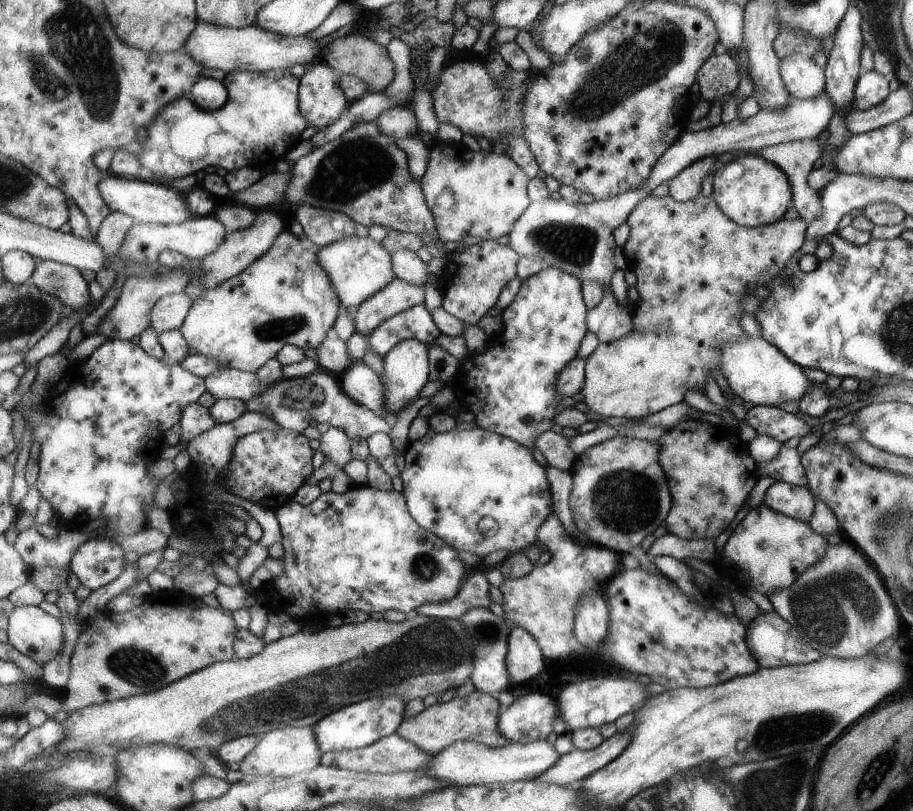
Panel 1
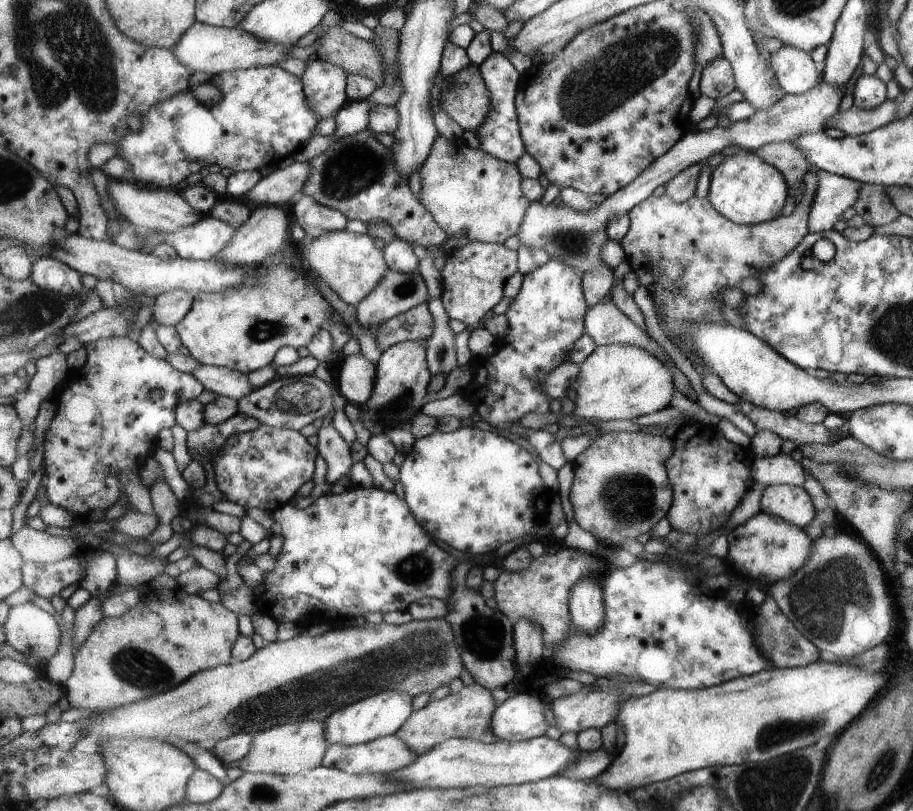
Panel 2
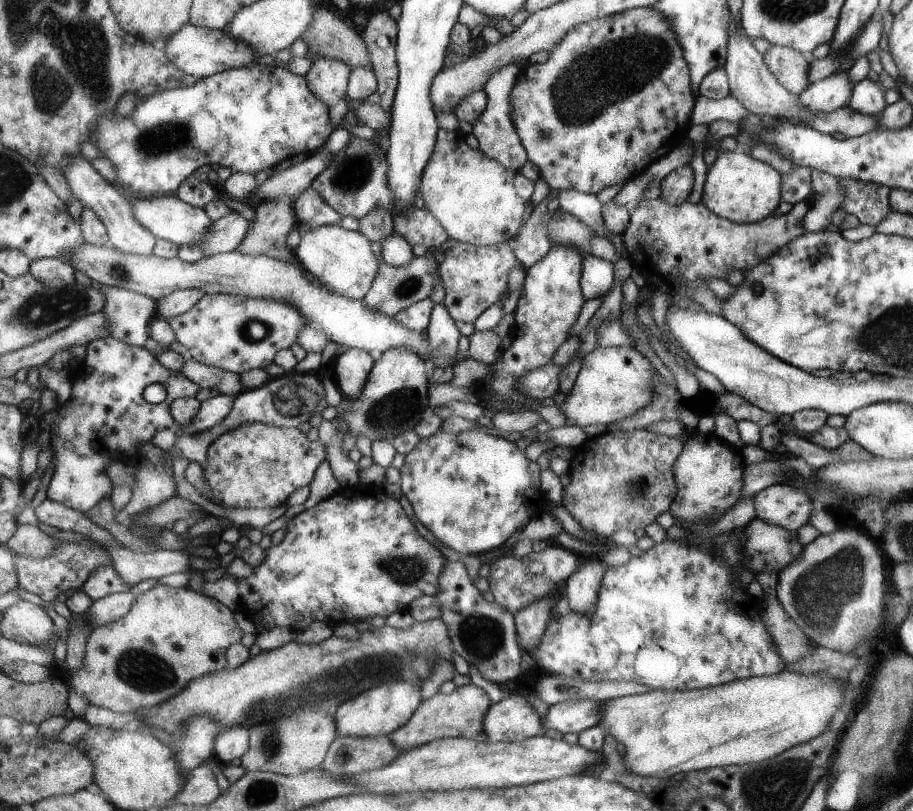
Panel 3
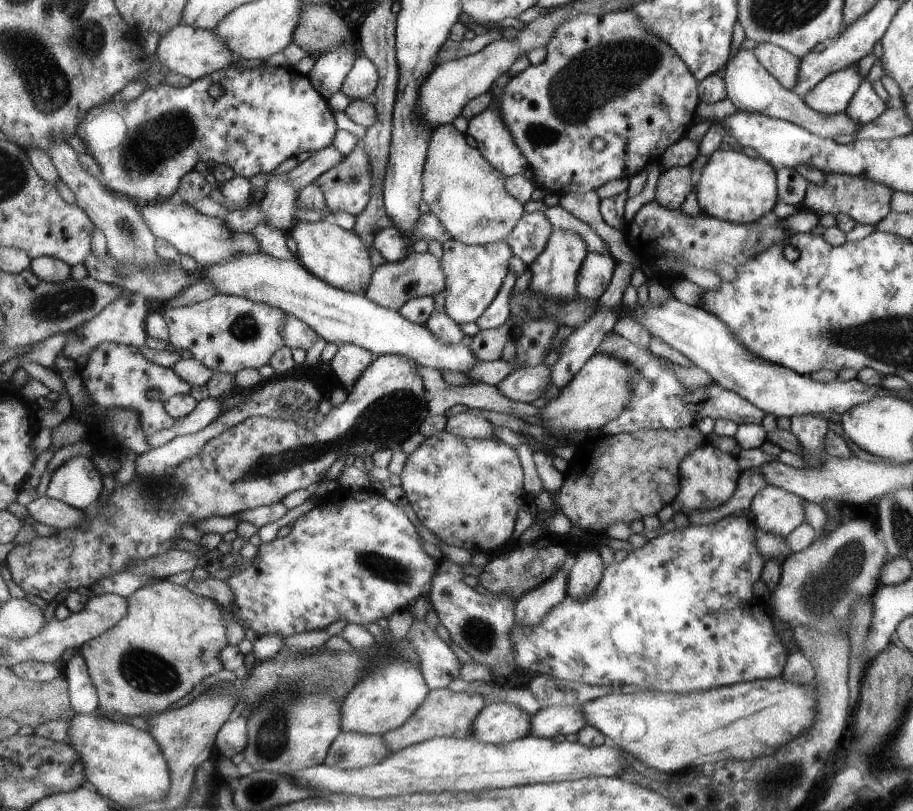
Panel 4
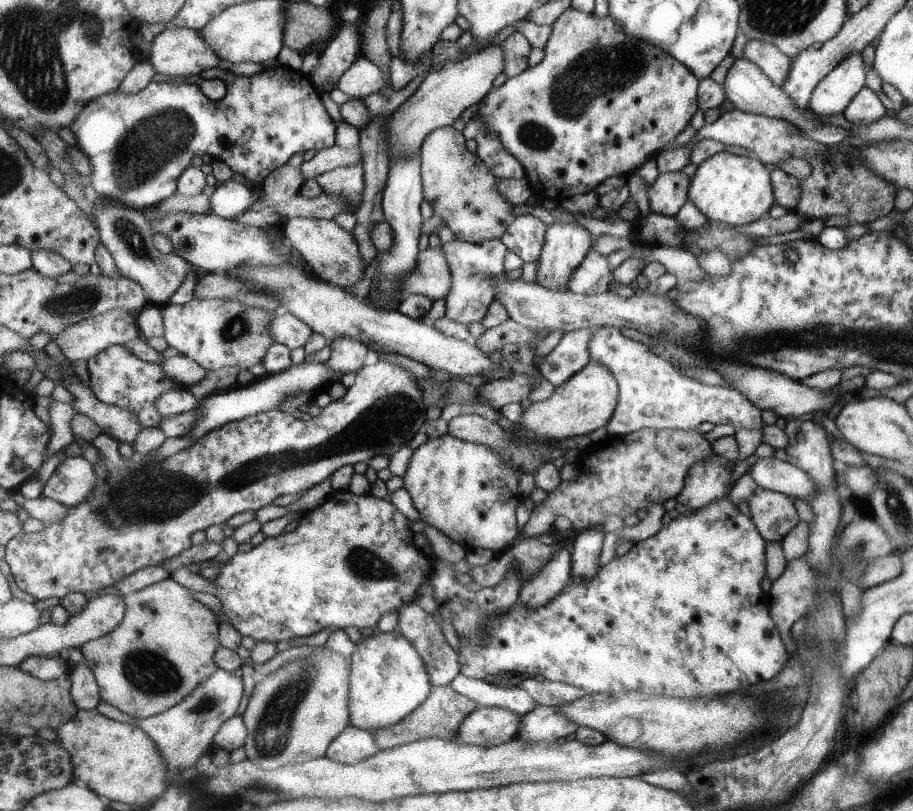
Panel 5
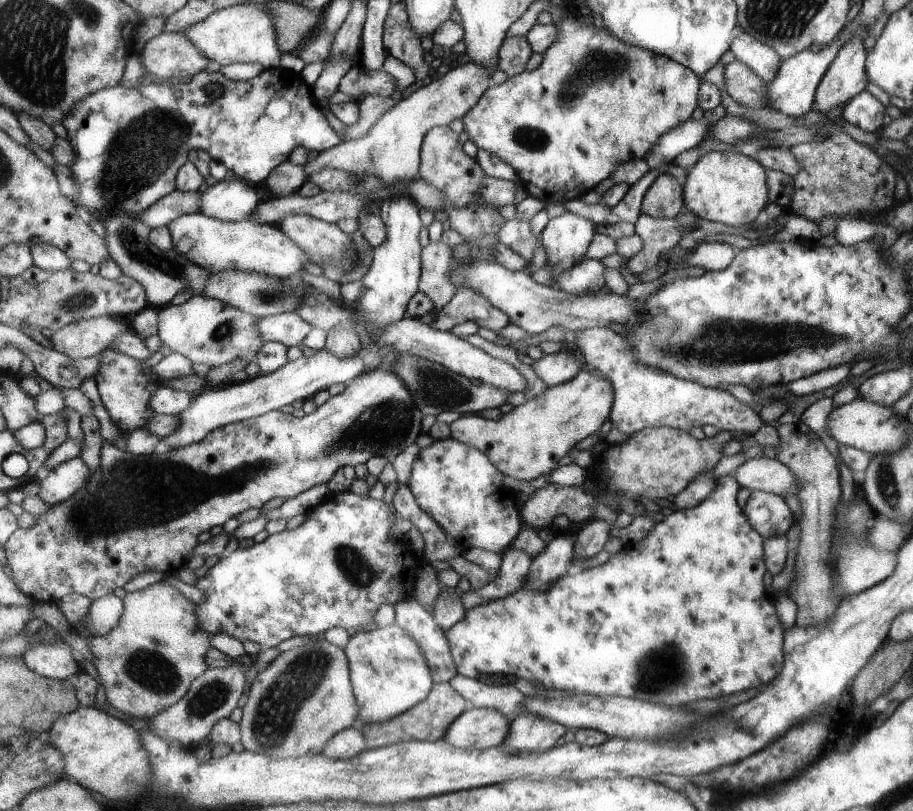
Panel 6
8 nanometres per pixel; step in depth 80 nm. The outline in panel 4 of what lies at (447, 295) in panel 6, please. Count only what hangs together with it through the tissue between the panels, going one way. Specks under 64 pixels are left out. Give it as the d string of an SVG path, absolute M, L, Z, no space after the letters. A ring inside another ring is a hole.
M411 251L407 259L395 263L385 263L375 269L370 288L366 296L390 310L399 311L409 300L419 296L435 297L446 291L447 274L443 270L442 258L437 258L431 252L415 253Z

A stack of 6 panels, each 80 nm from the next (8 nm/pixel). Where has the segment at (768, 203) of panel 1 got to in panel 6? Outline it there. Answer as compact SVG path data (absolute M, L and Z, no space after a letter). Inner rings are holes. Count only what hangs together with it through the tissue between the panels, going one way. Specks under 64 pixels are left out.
M711 151L687 171L684 196L686 206L699 219L712 220L731 226L755 222L755 216L767 204L765 170L751 156L726 151Z

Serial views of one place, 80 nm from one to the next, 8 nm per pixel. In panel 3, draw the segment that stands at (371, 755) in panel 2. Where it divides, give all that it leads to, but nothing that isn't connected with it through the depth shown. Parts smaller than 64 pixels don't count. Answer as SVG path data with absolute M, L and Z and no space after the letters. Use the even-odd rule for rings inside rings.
M389 735L366 738L339 736L321 768L333 775L372 772L393 764L399 754L402 752L397 750Z

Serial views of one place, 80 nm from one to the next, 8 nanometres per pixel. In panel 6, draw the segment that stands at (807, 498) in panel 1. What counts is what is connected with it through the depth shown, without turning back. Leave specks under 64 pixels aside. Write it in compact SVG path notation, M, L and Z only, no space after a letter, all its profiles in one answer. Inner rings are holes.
M750 491L742 508L749 523L763 538L785 535L795 518L783 497L765 491Z

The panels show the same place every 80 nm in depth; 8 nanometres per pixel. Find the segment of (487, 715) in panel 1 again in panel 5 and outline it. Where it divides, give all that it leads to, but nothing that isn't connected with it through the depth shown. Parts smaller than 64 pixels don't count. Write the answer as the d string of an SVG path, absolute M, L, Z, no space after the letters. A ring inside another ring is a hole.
M451 685L438 686L433 688L429 698L419 708L416 708L401 722L387 728L378 729L372 733L375 735L381 750L392 749L431 737L455 741L460 735L460 729L466 718L478 708L477 701L458 693Z

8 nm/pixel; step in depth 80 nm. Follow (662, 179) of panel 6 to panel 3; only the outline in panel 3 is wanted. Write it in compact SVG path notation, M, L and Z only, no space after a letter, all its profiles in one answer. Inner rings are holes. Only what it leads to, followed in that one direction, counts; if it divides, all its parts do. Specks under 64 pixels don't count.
M687 164L677 170L673 170L663 182L661 182L662 197L675 206L686 204L695 186L695 174L693 168Z

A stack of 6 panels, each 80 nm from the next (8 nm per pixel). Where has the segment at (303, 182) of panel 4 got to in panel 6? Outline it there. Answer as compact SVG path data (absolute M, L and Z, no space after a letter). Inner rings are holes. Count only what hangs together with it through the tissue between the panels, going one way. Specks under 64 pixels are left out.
M473 62L451 66L443 76L427 82L409 96L402 98L388 110L361 138L349 139L339 146L320 153L316 159L305 162L309 178L321 169L341 169L358 176L378 176L386 186L394 186L399 181L419 178L422 166L422 144L427 133L433 128L451 124L457 118L463 120L468 112L477 106L487 90L492 87L492 70Z

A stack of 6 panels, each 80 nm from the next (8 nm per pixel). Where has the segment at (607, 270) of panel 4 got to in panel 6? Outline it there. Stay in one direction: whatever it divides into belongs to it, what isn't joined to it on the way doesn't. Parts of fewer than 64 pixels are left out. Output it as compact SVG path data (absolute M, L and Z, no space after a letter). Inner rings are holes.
M585 259L561 273L555 281L560 289L576 295L588 295L606 290L607 267L600 259Z

